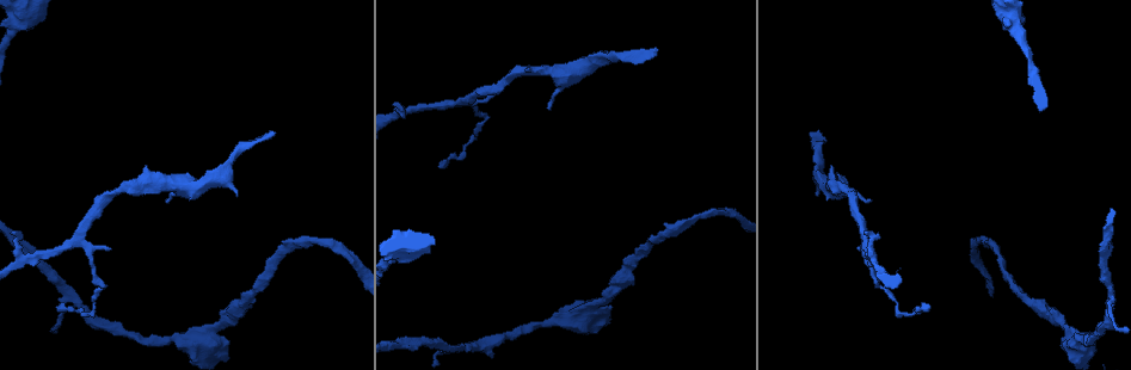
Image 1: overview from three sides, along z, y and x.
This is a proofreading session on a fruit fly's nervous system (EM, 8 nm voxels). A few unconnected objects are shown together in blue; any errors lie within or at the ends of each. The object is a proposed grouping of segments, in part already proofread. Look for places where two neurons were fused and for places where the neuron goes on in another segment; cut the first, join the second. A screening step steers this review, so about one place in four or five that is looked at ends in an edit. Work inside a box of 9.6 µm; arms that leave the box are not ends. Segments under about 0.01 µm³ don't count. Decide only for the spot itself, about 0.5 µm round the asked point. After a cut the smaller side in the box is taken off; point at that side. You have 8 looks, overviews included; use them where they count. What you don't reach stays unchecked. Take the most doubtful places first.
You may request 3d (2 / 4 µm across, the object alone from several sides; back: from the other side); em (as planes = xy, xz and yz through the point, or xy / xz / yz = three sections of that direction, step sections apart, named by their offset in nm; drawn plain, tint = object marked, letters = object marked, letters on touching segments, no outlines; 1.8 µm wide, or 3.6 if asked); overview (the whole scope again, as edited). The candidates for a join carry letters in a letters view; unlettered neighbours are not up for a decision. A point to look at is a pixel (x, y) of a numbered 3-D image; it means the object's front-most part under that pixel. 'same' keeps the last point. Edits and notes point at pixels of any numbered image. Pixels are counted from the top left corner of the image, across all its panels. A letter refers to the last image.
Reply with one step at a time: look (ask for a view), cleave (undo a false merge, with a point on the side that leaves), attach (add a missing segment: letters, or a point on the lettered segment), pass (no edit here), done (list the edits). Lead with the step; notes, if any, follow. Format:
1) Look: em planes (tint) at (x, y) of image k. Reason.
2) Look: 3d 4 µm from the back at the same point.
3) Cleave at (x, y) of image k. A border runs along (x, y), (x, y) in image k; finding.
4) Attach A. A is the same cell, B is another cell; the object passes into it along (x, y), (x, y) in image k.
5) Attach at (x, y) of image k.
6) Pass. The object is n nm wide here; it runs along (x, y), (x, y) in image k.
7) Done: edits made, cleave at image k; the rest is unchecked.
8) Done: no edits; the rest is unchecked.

Look: em planes (letters) at (810, 131) of image 1. Tapers out.

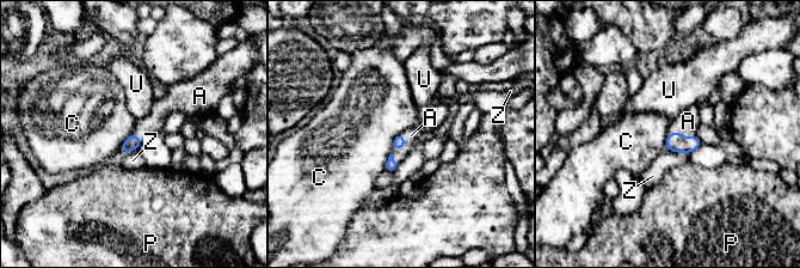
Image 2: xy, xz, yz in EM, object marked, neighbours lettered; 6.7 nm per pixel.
Attach A. A is the same cell, C, P, U and Z are other cells; the neuron continues.

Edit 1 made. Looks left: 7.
Look: 3d 2 µm at (440, 166) of image 1. Long arm stops here.

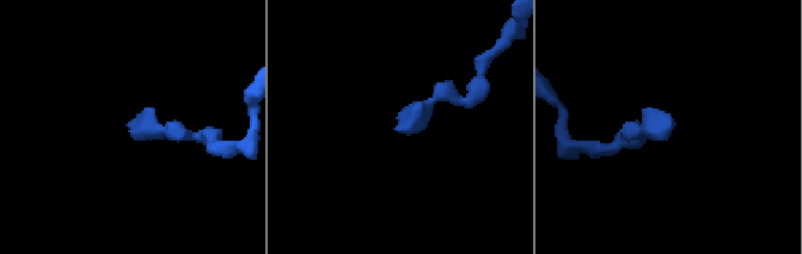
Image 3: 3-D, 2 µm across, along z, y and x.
Look: em xy step 8 (letters) at (664, 124) of image 3.

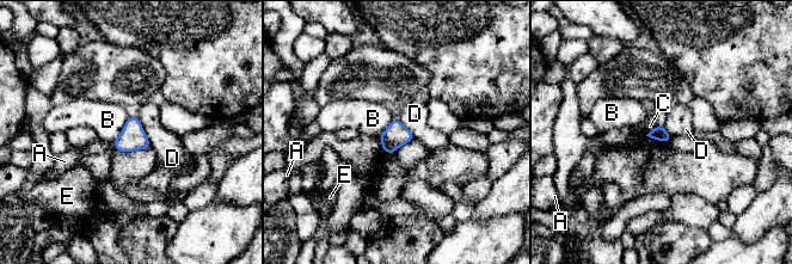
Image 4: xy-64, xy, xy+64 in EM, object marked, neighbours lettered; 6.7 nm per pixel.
Pass. The object is 90 nm wide here; A, B, C, D and E are other cells; a border runs along (135, 116), (151, 146) in image 4; no lettered segment goes on from it.

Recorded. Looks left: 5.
Look: em xz step 8 (letters) at (73, 299) of image 1. Abrupt turn.

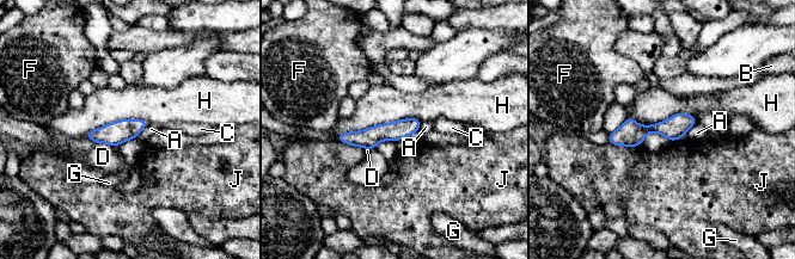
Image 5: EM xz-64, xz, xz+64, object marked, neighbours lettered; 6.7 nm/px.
Pass. A, B, C, D, F, G, H and J are other cells; a border runs along (422, 122), (399, 118), (336, 136) in image 5; one neuron here.

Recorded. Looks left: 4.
Done: edits made, attach at image 2; the rest is unchecked.

